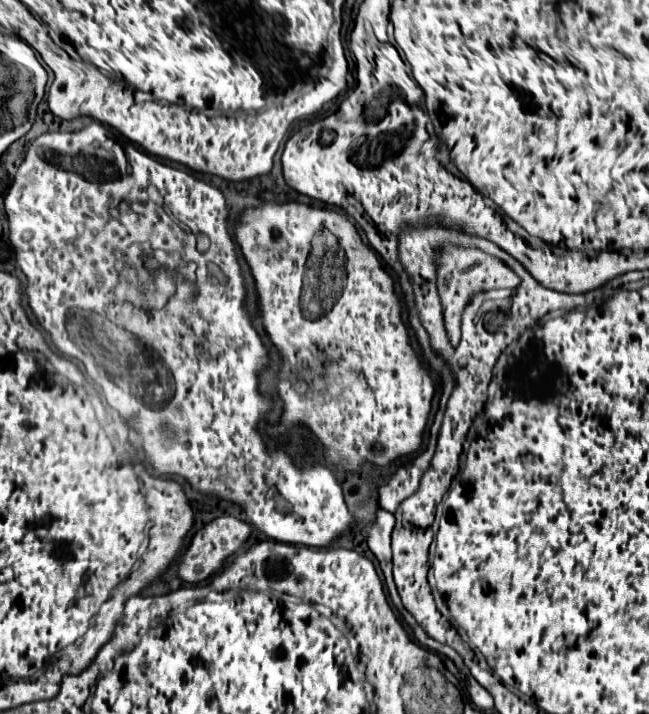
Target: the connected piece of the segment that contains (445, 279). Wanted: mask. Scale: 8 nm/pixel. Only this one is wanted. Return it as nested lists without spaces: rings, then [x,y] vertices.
[[[449,248],[447,254],[441,258],[441,266],[437,272],[437,284],[439,284],[441,302],[443,302],[445,328],[447,328],[451,344],[457,346],[461,338],[461,314],[471,302],[471,298],[485,290],[517,288],[519,276],[515,276],[515,272],[511,272],[511,268],[507,268],[501,260],[495,260],[493,256],[487,256],[485,252],[479,252],[475,248]]]

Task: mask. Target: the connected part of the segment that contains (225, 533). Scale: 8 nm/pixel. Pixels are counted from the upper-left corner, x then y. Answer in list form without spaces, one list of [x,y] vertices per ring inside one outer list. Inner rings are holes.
[[[221,516],[221,518],[215,518],[213,522],[209,522],[205,528],[201,528],[193,540],[191,540],[191,546],[187,548],[187,552],[181,556],[179,560],[179,576],[185,580],[185,582],[191,582],[191,584],[199,584],[199,582],[205,582],[209,578],[213,578],[221,568],[223,568],[223,562],[235,554],[251,536],[253,532],[253,526],[235,518],[235,516]]]

